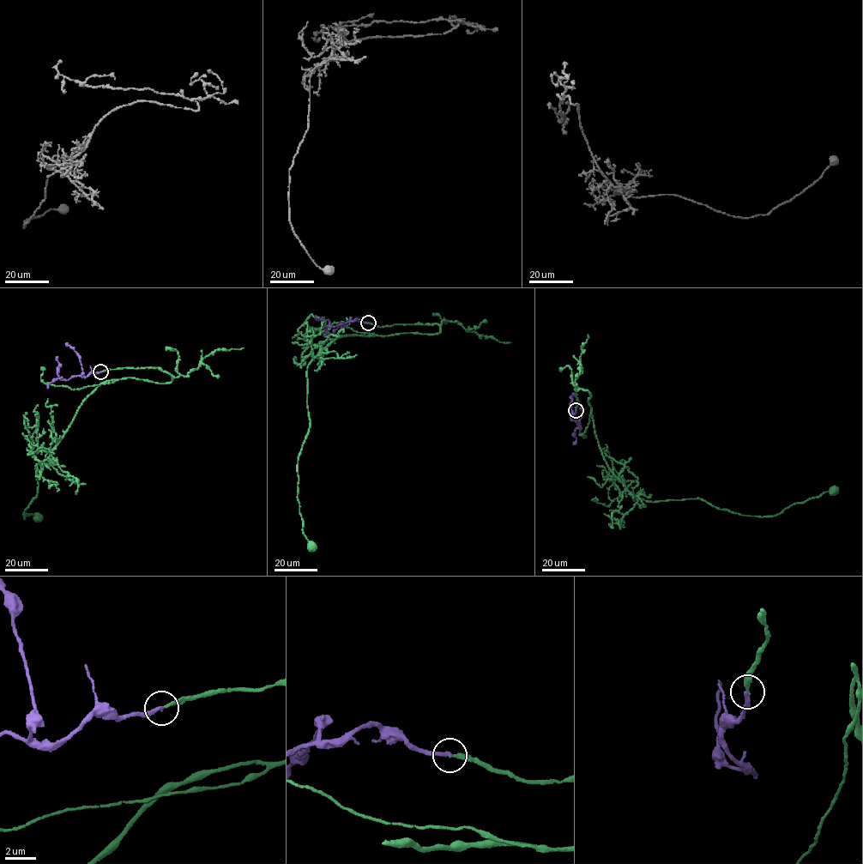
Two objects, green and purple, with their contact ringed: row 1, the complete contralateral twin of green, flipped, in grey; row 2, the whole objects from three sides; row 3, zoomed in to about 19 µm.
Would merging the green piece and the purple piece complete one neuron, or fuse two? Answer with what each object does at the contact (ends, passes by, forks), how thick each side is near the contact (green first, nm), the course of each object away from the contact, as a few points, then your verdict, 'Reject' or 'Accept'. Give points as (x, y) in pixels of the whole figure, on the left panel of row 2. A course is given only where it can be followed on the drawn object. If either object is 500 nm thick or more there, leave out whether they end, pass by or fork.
At the ring green ends. At the ring purple ends. Thickness 200 nm (green) against 240 nm. Course of green: (100, 372), (159, 367), (171, 380), (106, 380), (84, 400), (36, 466), (38, 491), (23, 515), (38, 517). Course of purple: (100, 371), (62, 380), (57, 372), (57, 357). Accept

